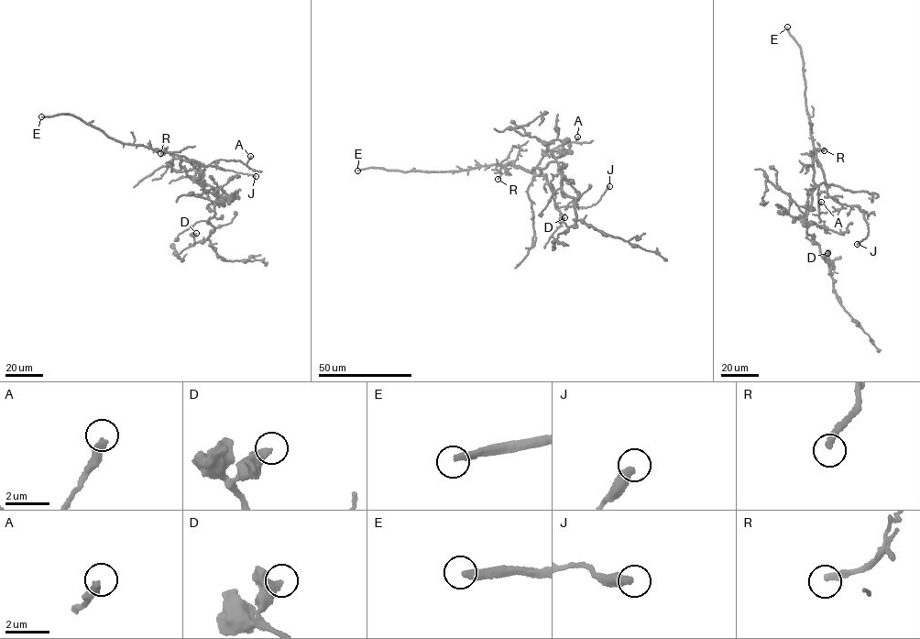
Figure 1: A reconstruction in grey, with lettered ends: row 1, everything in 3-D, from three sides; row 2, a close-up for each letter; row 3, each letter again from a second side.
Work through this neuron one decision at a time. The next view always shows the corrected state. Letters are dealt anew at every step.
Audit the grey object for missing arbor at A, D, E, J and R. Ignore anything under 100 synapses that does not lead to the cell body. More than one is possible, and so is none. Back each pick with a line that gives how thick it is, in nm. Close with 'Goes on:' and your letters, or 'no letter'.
E: Thickness 320 nm
Goes on: E

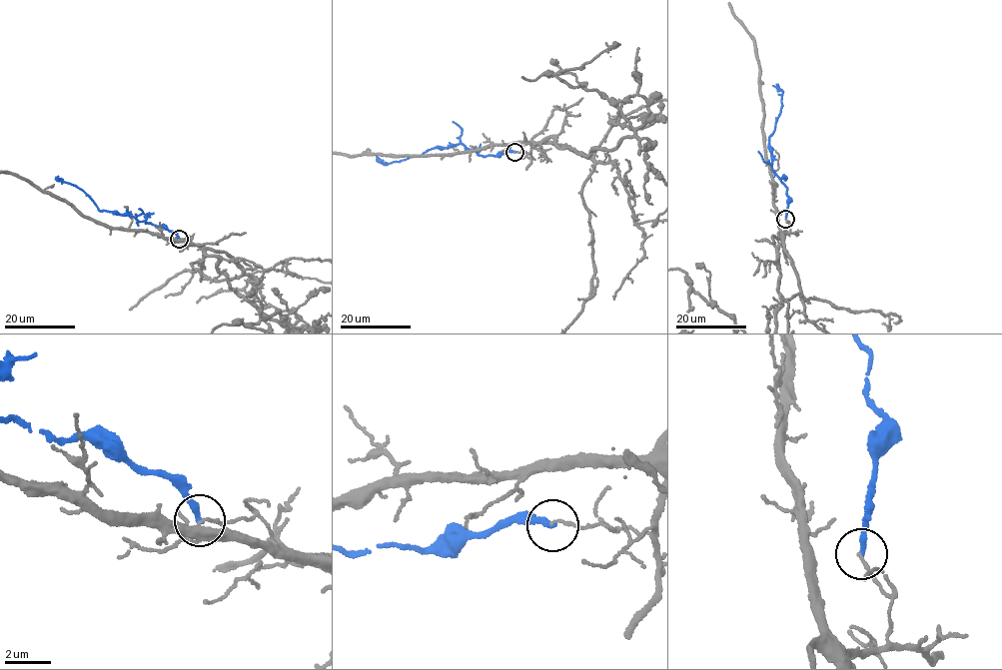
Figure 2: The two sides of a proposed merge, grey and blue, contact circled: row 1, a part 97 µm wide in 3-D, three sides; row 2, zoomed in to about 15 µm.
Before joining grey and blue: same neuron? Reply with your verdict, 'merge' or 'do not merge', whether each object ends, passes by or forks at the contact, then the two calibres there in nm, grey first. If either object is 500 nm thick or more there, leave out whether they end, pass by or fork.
do not merge | grey ends | blue ends | 110/260 nm

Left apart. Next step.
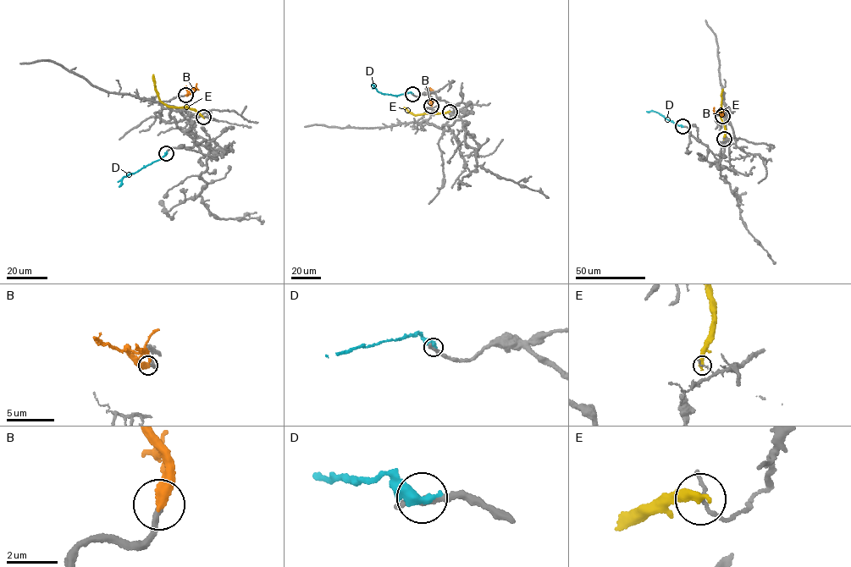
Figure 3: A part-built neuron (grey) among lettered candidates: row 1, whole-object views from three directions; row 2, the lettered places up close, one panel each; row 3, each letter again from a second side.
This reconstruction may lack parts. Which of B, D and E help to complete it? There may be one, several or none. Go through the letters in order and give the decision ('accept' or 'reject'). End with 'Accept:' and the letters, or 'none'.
B: accept
D: reject
E: reject
Accept: B

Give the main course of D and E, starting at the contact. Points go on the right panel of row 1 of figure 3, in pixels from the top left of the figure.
D: (682, 126), (654, 111), (646, 111)
E: (724, 139), (726, 130), (720, 116), (722, 89)

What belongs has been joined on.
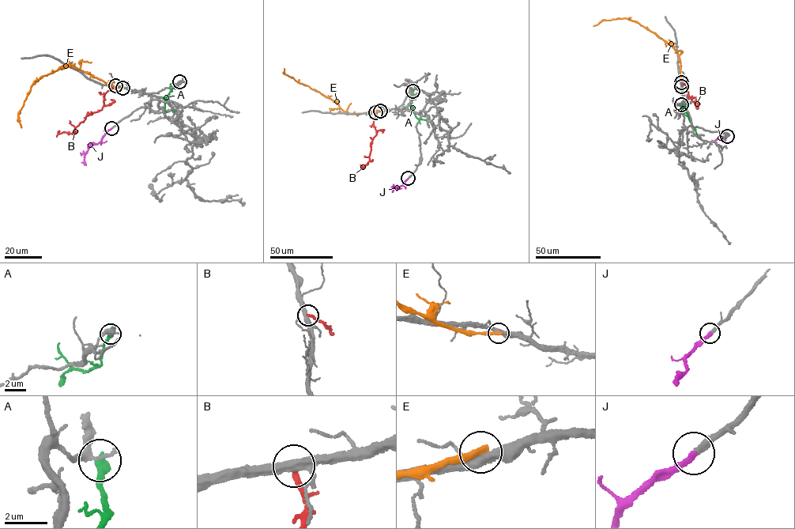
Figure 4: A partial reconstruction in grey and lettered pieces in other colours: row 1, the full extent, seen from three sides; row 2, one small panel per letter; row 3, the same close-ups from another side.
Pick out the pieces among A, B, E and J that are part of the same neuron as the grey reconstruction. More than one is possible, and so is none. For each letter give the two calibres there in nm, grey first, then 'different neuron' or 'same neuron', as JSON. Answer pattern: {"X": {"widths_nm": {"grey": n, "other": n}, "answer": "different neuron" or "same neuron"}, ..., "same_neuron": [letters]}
{"A": {"widths_nm": {"grey": 240, "other": 480}, "answer": "different neuron"}, "B": {"widths_nm": {"grey": 340, "other": 280}, "answer": "different neuron"}, "E": {"widths_nm": {"grey": 320, "other": 360}, "answer": "different neuron"}, "J": {"widths_nm": {"grey": 280, "other": 300}, "answer": "same neuron"}, "same_neuron": ["J"]}

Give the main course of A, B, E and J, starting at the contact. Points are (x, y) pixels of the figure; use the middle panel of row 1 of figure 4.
A: (412, 91), (411, 106), (416, 118), (427, 121)
B: (375, 112), (373, 124), (377, 131), (371, 145), (370, 160), (363, 168), (360, 164)
E: (380, 111), (359, 114), (347, 113), (330, 99), (285, 74), (284, 68)
J: (408, 178), (403, 185), (396, 188), (393, 184)

